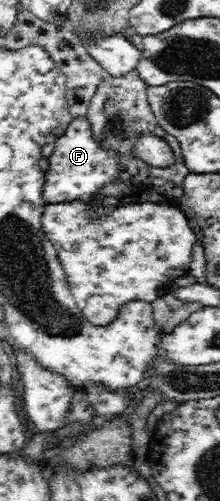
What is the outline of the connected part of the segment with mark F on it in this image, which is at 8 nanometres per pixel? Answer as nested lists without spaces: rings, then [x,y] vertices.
[[[87,116],[73,118],[48,157],[49,168],[45,171],[42,198],[45,204],[79,200],[97,193],[103,185],[119,181],[119,156],[109,148],[101,147],[91,132]]]

